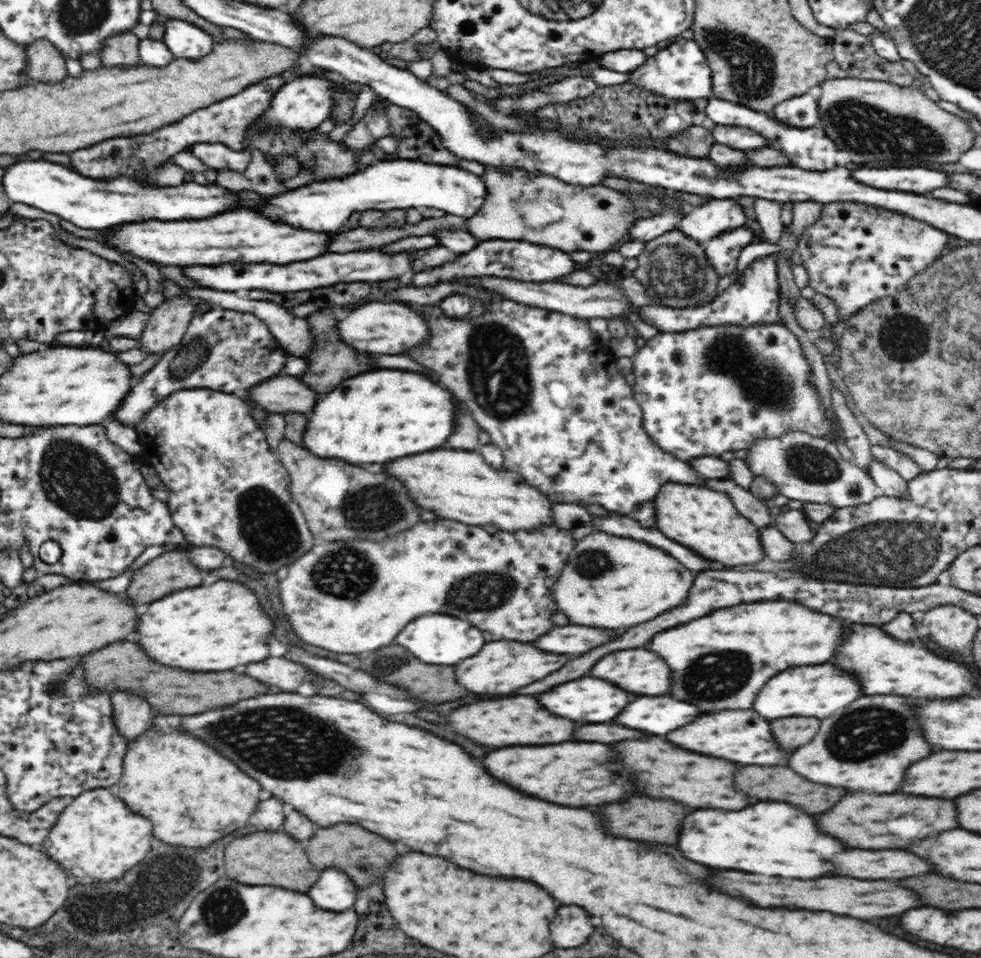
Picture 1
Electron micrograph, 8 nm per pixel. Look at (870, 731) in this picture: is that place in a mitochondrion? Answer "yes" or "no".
yes

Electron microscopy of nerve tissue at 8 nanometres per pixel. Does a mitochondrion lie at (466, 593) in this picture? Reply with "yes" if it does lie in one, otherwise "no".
yes

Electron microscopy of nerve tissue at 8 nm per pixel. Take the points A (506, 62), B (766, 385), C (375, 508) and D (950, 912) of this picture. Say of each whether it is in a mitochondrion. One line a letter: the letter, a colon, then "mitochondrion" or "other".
A: other
B: mitochondrion
C: mitochondrion
D: other

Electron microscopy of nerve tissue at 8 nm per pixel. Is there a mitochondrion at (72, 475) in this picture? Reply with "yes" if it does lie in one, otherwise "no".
yes

